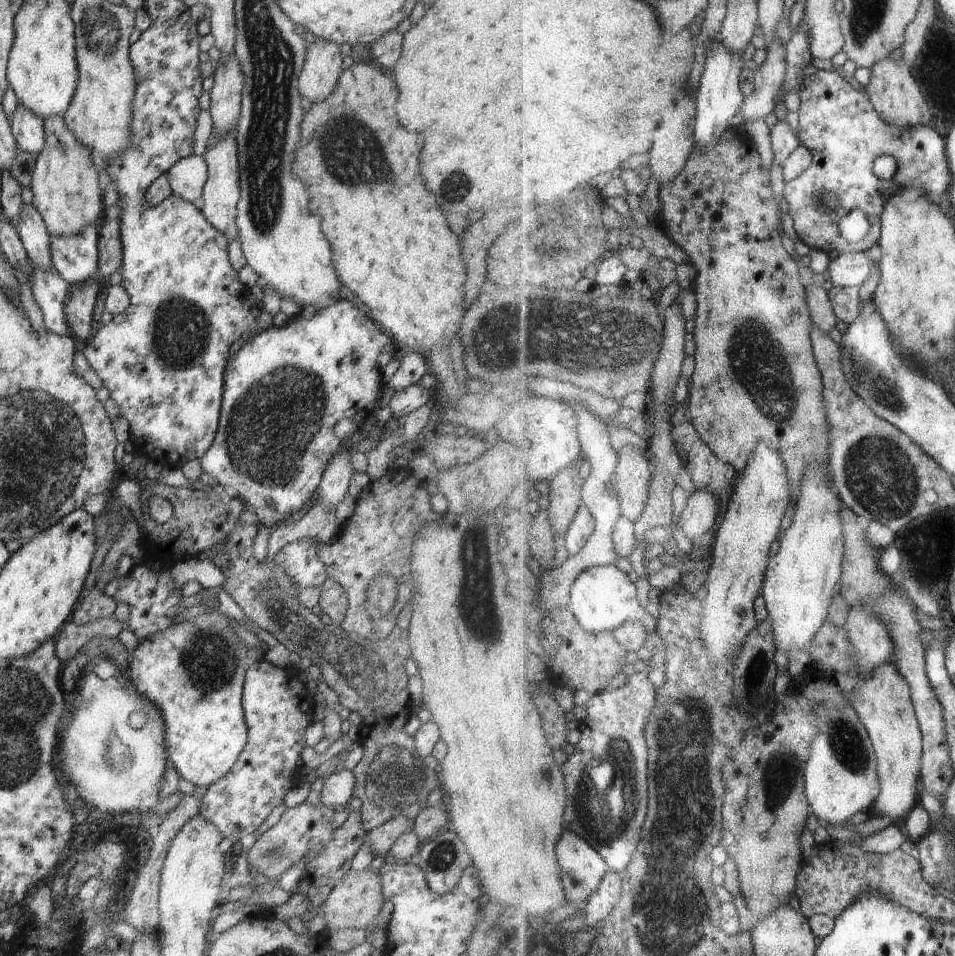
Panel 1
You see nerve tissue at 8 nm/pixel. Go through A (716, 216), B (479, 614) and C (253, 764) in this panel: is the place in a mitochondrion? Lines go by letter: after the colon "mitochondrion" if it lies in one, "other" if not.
A: other
B: mitochondrion
C: other

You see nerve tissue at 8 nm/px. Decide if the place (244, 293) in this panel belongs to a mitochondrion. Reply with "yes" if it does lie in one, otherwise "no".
no

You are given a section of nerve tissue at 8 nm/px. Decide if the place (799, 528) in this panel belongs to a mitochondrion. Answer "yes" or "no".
no

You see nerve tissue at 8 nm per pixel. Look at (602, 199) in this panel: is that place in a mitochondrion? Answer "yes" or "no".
no

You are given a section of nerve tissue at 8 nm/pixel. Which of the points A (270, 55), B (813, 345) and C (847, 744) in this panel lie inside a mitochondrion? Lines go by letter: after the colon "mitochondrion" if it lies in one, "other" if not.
A: mitochondrion
B: other
C: mitochondrion

